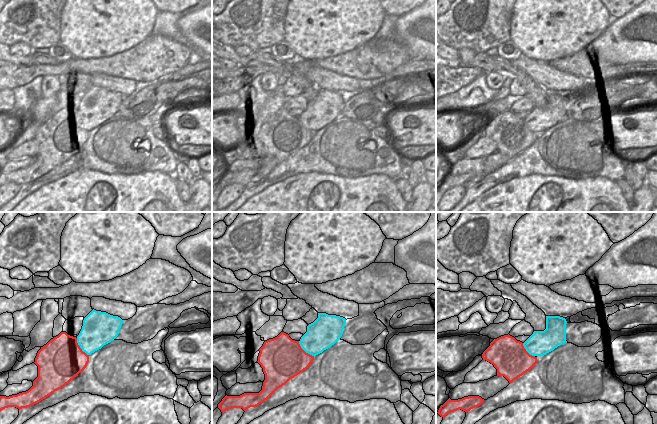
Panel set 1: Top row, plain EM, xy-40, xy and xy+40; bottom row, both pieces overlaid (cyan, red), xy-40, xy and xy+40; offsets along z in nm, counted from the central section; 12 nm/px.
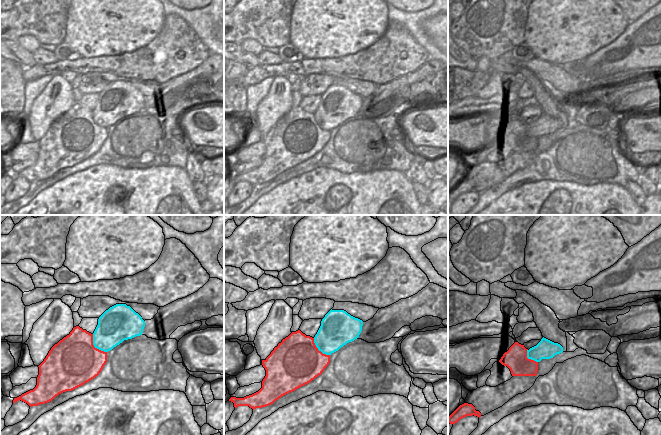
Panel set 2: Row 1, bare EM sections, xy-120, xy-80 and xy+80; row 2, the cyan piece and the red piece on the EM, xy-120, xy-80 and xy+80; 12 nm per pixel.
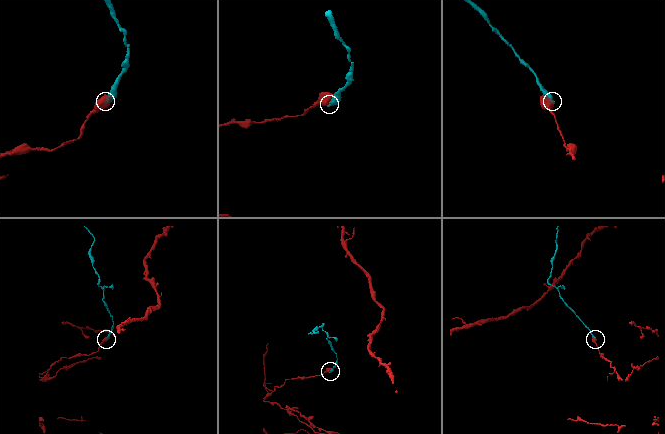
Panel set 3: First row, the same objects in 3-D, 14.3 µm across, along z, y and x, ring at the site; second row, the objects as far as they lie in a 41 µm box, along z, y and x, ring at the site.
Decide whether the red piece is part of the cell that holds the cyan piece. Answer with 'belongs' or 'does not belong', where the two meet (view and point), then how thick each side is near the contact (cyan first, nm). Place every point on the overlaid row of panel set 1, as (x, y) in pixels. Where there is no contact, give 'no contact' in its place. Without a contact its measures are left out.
does not belong; meets cyan in xy-40 at (80, 347); 360 nm thick on the cyan side, 500 nm on the other

